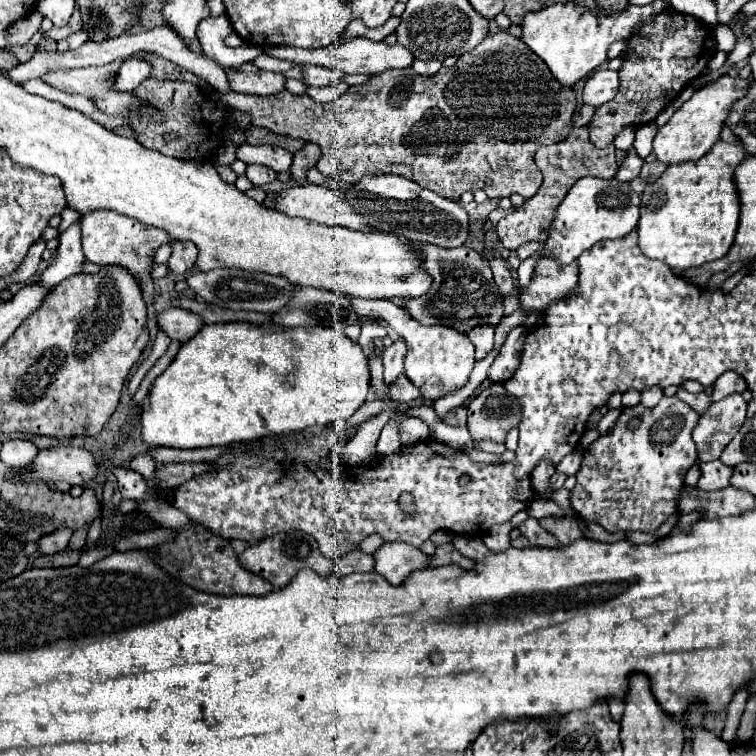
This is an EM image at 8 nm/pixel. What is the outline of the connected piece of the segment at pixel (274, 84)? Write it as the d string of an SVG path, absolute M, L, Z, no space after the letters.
M243 63L239 67L225 69L225 73L229 79L229 87L239 93L267 97L285 89L285 77L281 73L263 71L253 63Z

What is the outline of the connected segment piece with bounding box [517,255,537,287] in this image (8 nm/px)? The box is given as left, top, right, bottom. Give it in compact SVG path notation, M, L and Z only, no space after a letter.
M533 255L533 257L525 259L525 261L521 261L521 265L519 265L519 269L517 269L517 273L519 273L519 285L521 285L521 287L531 281L531 273L533 273L535 261L537 261L537 255Z

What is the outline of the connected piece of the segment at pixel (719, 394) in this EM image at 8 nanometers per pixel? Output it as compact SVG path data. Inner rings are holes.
M723 373L723 377L719 377L719 381L715 381L713 385L713 401L719 401L727 395L733 395L733 393L743 393L747 387L745 387L745 381L743 377L739 377L739 373Z

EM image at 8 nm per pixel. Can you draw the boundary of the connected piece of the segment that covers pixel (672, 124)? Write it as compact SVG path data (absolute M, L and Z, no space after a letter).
M721 75L717 81L707 83L705 87L697 89L689 101L683 103L679 111L673 113L667 125L663 125L653 141L653 151L659 161L671 165L671 163L683 163L683 161L695 161L703 157L721 137L721 129L725 125L725 119L733 107L735 101L747 95L751 81L749 77L731 77L731 75Z

